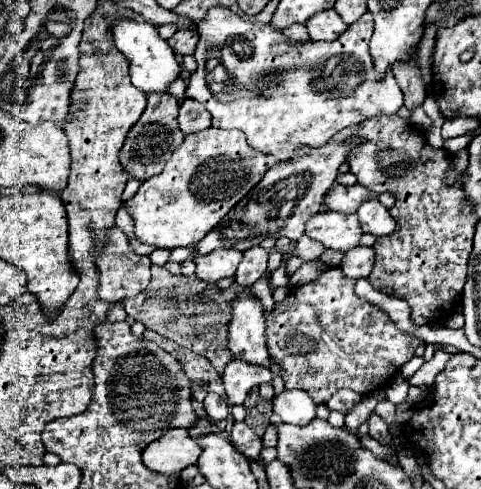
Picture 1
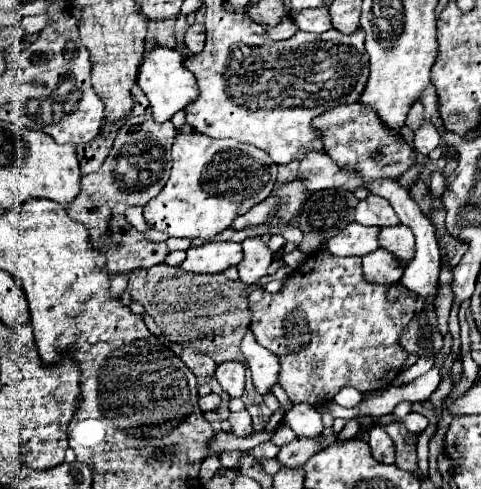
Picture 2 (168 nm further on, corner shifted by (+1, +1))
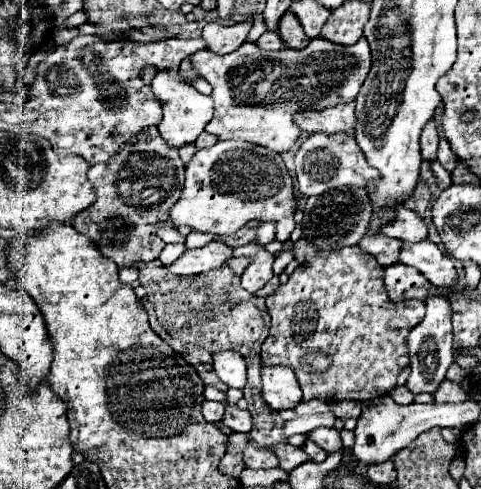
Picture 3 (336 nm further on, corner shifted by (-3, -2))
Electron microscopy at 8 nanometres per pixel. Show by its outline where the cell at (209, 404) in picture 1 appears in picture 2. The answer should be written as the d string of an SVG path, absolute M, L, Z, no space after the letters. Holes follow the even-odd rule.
M209 394L209 396L199 398L199 408L201 408L203 412L213 412L213 410L217 410L219 406L221 406L221 398L219 398L217 394Z

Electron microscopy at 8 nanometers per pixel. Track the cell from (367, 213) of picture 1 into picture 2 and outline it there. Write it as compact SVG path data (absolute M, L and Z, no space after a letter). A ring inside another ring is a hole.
M403 224L381 230L381 248L395 254L401 262L411 262L415 256L415 236Z

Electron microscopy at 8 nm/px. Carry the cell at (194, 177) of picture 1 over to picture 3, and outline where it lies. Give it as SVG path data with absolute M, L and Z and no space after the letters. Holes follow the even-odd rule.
M217 141L211 147L195 151L185 169L187 181L183 193L169 209L169 221L175 227L189 225L193 231L217 237L235 233L251 219L275 221L279 241L289 241L289 235L295 229L295 195L293 181L279 153L245 141Z

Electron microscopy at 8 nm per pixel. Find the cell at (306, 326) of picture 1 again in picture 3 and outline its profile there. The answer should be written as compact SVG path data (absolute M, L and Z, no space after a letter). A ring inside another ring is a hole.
M343 247L339 251L335 251L333 255L329 257L317 257L309 263L303 263L299 265L291 275L289 275L289 281L285 285L281 285L273 295L265 297L265 303L267 303L267 309L269 309L269 315L271 315L271 329L269 329L269 335L267 339L263 341L263 347L261 347L261 359L265 365L289 365L295 375L297 375L297 381L301 385L301 391L303 391L303 401L311 401L311 399L321 399L321 401L343 401L343 399L353 399L353 401L371 401L371 399L377 399L377 397L383 397L387 395L395 383L397 383L397 375L401 369L405 369L409 365L409 357L407 357L407 349L405 349L405 337L409 333L411 327L415 327L423 317L425 317L425 305L423 301L419 299L409 299L409 303L393 303L385 291L385 285L383 285L383 267L367 253L361 253L359 247ZM311 351L325 351L325 355L329 355L331 359L331 365L329 365L329 371L323 371L323 373L301 373L301 359L303 355L311 355Z

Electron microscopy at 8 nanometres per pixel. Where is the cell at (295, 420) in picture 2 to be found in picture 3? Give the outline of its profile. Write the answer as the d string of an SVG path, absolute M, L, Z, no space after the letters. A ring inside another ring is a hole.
M317 427L317 429L313 429L307 437L309 437L313 443L317 443L319 447L323 447L327 453L339 451L339 449L343 447L343 445L341 445L341 439L339 439L339 431L337 431L337 429Z

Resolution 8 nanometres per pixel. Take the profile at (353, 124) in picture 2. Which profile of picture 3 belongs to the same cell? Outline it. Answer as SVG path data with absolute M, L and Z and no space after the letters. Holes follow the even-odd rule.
M345 103L337 107L329 107L325 111L305 111L297 113L295 123L301 127L301 131L313 135L313 133L353 133L353 127L357 123L355 119L355 103Z

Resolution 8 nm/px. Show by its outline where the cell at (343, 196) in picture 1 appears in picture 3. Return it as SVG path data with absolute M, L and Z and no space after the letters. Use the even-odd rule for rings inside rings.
M397 205L395 215L397 215L397 219L393 223L381 227L383 235L395 237L401 241L421 241L427 237L427 227L417 213L409 211L403 205Z

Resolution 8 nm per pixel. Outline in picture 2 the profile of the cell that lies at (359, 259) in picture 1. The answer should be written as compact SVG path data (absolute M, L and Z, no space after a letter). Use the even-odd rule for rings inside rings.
M379 248L369 256L363 256L363 272L365 280L375 284L397 284L405 272L405 264L401 264L391 252Z

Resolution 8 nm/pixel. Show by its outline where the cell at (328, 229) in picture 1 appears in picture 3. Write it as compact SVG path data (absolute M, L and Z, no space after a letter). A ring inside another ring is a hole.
M381 233L365 235L357 245L361 247L361 251L373 255L377 259L377 263L383 265L383 267L397 263L397 255L399 255L399 249L401 249L399 239L391 239L391 237L385 237Z

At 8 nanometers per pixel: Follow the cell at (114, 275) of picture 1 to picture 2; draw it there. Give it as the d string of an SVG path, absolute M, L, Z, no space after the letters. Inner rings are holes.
M135 116L119 130L109 156L97 172L81 178L81 192L69 204L67 214L85 224L93 248L107 256L109 274L129 274L135 268L149 268L161 264L167 256L165 244L153 244L145 234L137 232L127 220L125 212L131 206L145 206L157 196L171 174L171 144L177 136L175 126L157 124L153 116Z

